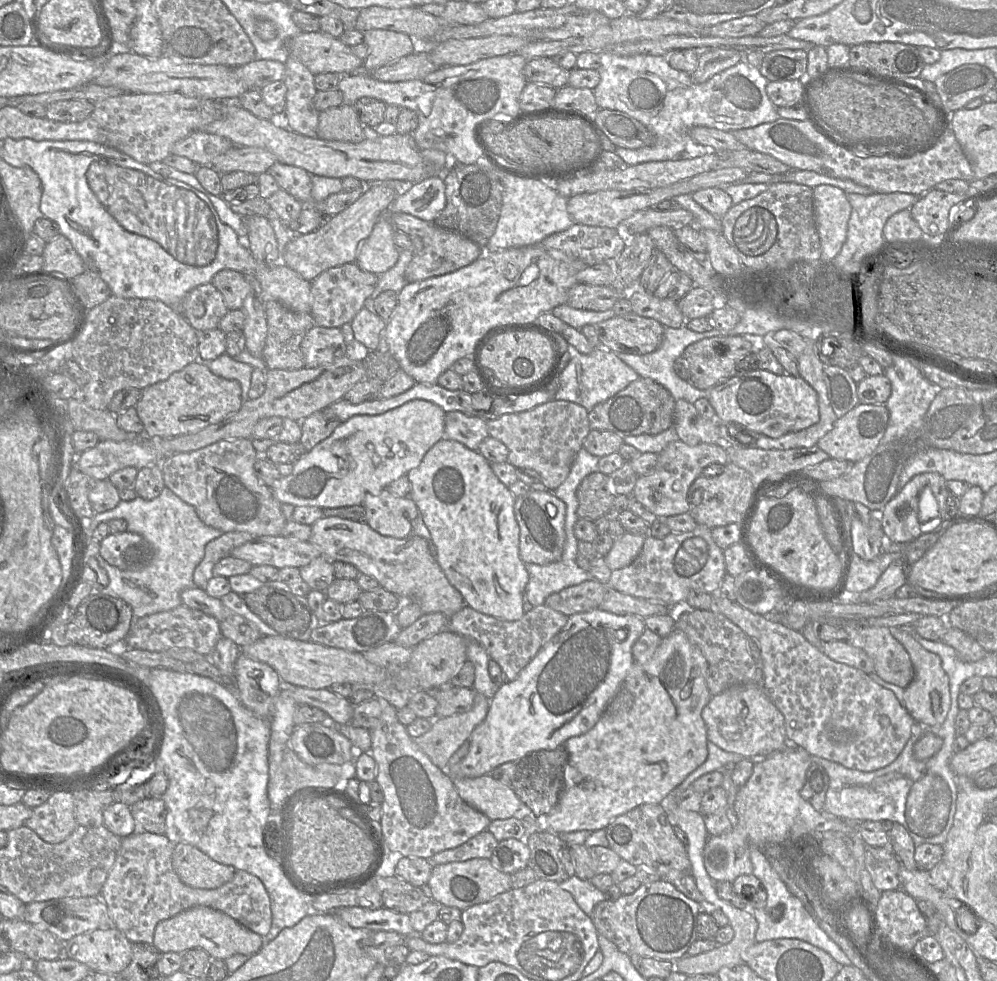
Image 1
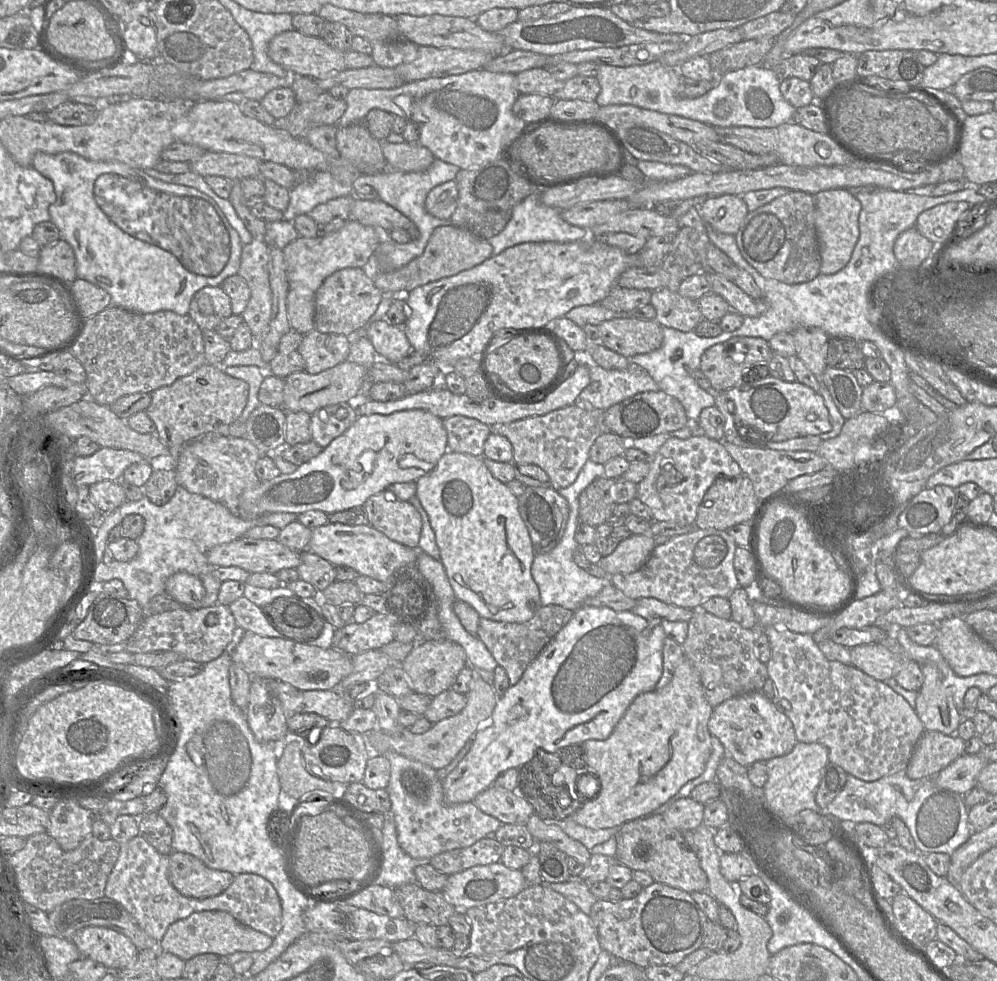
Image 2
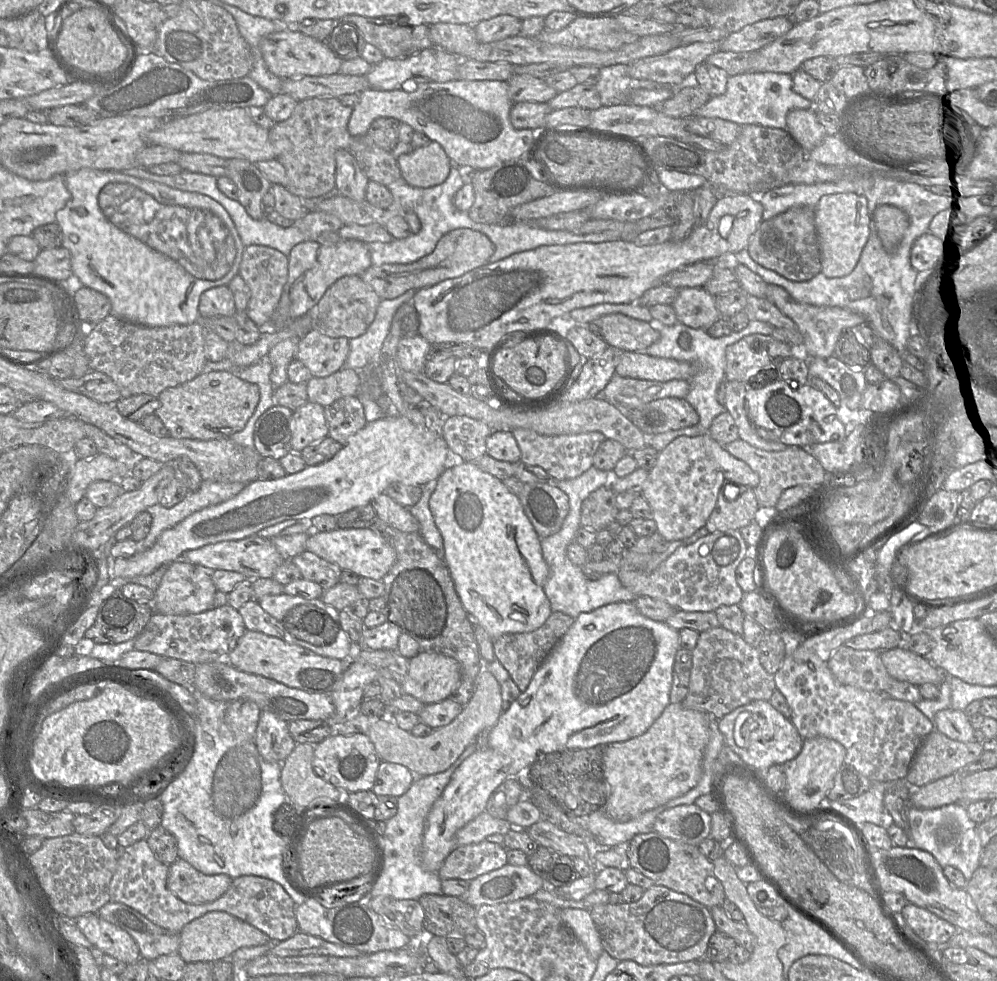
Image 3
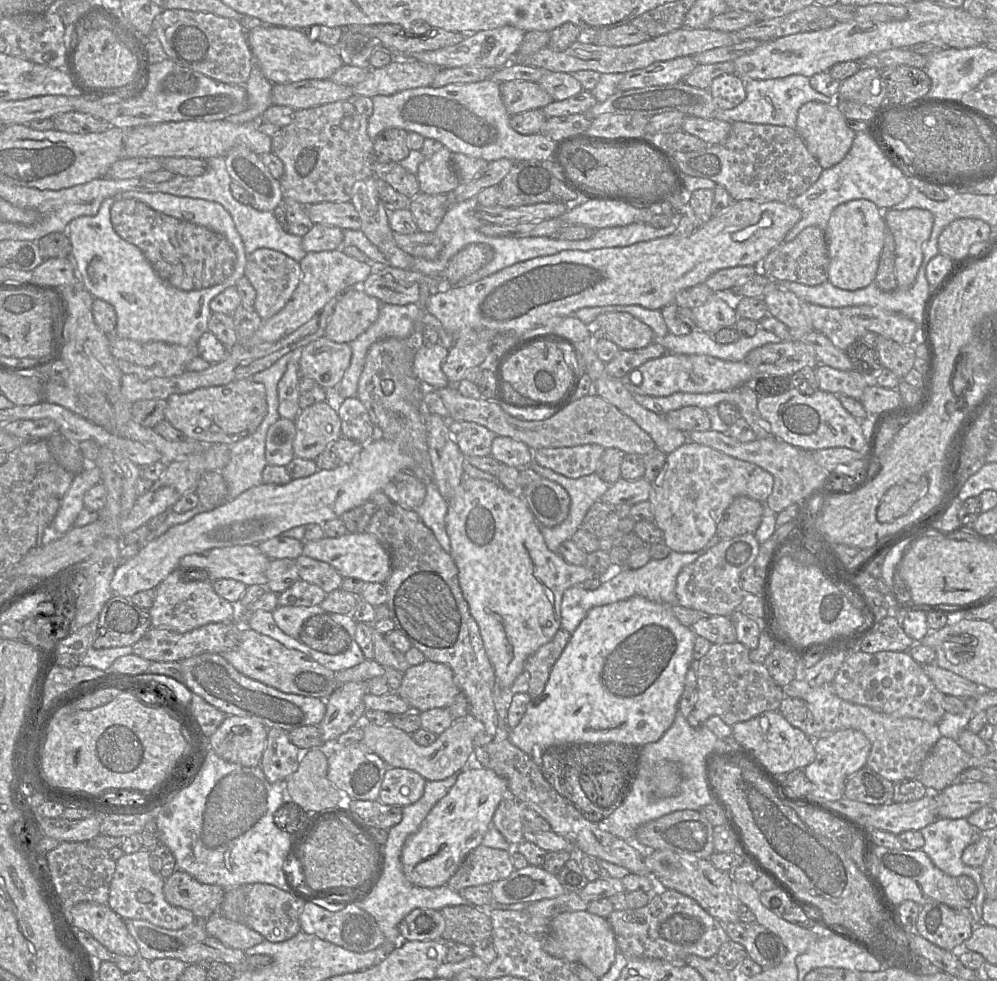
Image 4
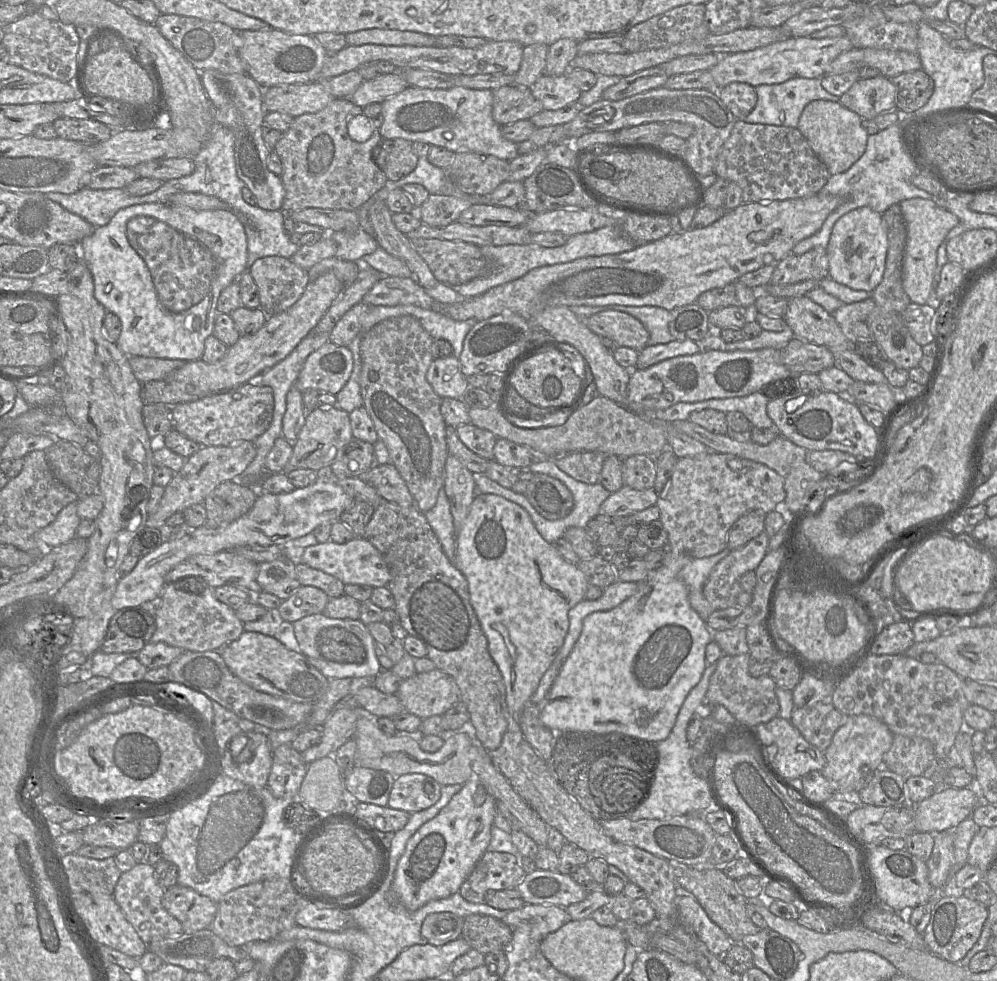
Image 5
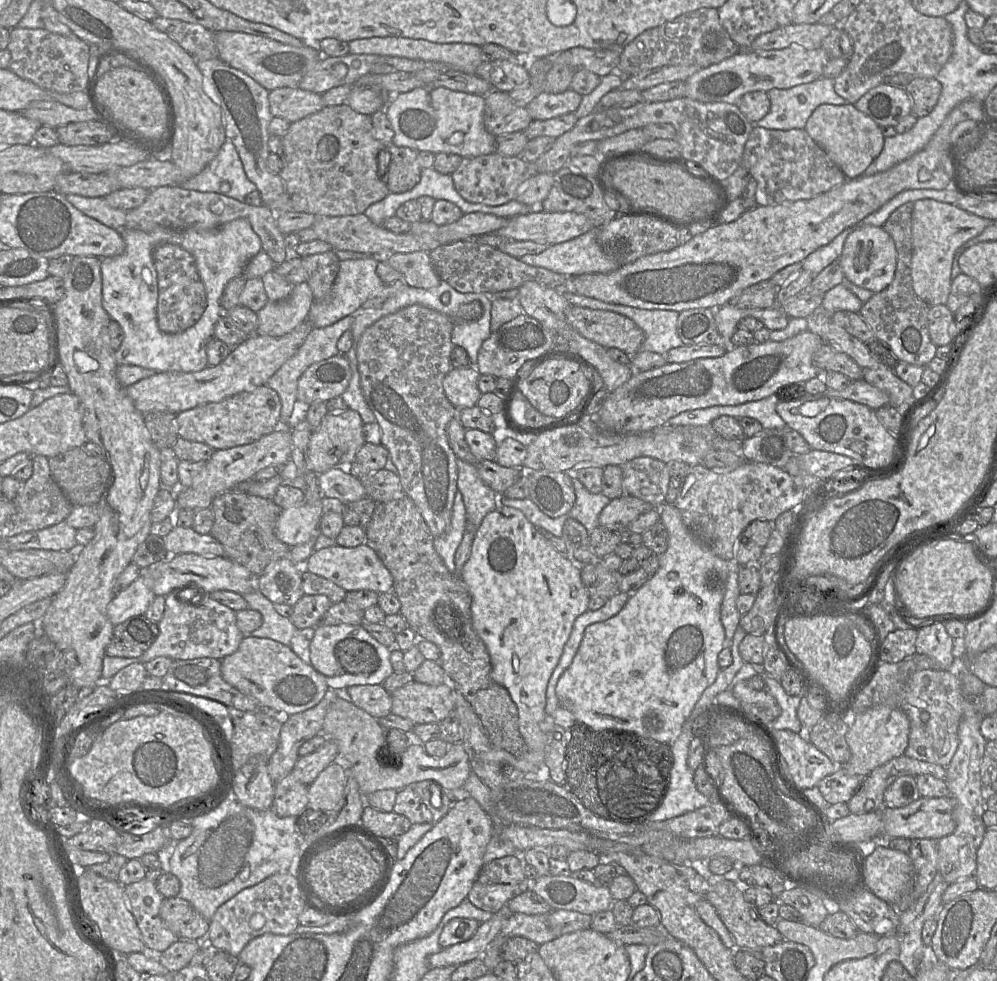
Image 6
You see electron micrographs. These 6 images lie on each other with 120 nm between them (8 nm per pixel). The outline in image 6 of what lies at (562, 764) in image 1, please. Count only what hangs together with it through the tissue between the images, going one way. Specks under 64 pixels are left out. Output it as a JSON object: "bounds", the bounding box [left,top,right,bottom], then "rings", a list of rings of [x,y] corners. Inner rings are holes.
{"bounds":[564,722,674,823],"rings":[[[576,722],[569,728],[570,738],[565,748],[564,771],[566,787],[594,814],[619,823],[658,822],[648,819],[666,794],[674,756],[668,743],[642,737],[636,733],[618,730],[596,730]]]}

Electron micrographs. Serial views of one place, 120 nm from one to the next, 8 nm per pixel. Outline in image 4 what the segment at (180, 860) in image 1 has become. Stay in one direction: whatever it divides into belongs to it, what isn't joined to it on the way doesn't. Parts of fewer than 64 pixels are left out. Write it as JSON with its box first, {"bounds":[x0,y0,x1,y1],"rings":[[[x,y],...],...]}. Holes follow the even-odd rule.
{"bounds":[163,869,225,920],"rings":[[[179,869],[165,880],[163,892],[168,903],[190,910],[198,920],[217,912],[225,895],[223,887],[201,883]]]}

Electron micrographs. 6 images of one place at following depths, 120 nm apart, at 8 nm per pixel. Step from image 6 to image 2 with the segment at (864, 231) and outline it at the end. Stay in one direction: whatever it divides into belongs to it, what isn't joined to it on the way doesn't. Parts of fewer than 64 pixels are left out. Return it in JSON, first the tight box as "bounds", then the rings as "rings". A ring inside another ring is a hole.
{"bounds":[815,189,860,275],"rings":[[[846,189],[820,191],[815,196],[815,226],[820,245],[820,273],[832,275],[849,262],[859,238],[860,201]]]}

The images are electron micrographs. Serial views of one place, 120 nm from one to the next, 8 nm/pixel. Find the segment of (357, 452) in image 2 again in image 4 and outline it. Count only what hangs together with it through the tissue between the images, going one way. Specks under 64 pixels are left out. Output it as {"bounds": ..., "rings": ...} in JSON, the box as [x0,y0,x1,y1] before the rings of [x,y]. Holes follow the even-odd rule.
{"bounds":[111,440,414,597],"rings":[[[371,440],[363,444],[363,449],[354,460],[333,470],[318,470],[315,474],[295,479],[285,485],[264,484],[250,488],[230,502],[212,510],[197,514],[186,523],[171,527],[163,535],[140,546],[138,553],[127,562],[120,564],[111,580],[112,594],[129,597],[139,591],[155,589],[173,570],[179,567],[182,557],[202,553],[213,548],[236,545],[257,545],[297,526],[323,524],[338,519],[344,513],[369,501],[370,497],[384,487],[402,471],[412,471],[414,460],[399,445],[385,440]]]}

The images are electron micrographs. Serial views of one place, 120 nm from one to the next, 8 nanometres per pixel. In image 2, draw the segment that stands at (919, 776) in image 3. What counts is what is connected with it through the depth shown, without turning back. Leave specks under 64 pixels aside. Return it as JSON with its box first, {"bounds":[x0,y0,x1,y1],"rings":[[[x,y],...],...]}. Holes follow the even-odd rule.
{"bounds":[906,731,965,779],"rings":[[[925,731],[917,742],[906,768],[910,779],[935,777],[965,754],[965,741],[938,731]]]}

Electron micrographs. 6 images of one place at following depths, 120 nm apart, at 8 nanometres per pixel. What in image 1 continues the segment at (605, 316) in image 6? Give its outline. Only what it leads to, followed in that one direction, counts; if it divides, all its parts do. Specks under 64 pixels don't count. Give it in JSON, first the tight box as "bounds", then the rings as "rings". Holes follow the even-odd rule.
{"bounds":[594,313,664,355],"rings":[[[635,313],[616,315],[594,327],[603,348],[615,352],[645,355],[657,350],[664,340],[661,323]]]}

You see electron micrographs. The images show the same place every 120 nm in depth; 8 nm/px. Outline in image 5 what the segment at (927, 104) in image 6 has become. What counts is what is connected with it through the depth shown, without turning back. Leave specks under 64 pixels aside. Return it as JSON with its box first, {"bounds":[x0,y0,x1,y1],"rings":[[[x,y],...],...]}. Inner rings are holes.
{"bounds":[891,70,934,115],"rings":[[[923,70],[899,74],[891,79],[896,87],[896,110],[909,115],[926,105],[934,92],[934,82]]]}

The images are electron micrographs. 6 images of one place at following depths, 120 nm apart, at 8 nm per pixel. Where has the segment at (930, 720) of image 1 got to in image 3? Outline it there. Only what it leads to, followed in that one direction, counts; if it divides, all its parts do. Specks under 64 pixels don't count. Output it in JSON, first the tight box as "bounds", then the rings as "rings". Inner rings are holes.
{"bounds":[934,709,975,742],"rings":[[[944,709],[934,716],[935,730],[959,742],[975,741],[974,731],[969,718],[963,711],[956,709]]]}

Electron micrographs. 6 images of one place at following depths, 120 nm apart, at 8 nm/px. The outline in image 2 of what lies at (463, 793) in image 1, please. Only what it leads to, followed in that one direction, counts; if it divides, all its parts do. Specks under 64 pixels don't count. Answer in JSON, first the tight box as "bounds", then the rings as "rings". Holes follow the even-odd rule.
{"bounds":[472,785,535,825],"rings":[[[495,785],[479,793],[472,803],[502,823],[526,825],[535,813],[533,806],[521,795]]]}

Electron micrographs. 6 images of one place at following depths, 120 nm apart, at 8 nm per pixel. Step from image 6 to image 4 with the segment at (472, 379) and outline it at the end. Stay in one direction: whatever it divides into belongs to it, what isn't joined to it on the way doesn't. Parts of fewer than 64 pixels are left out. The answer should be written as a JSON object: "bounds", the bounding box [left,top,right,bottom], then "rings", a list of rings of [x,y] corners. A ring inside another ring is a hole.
{"bounds":[413,343,450,390],"rings":[[[438,343],[431,346],[423,345],[417,349],[413,372],[415,376],[430,390],[438,390],[450,386],[447,376],[442,371],[449,351]]]}

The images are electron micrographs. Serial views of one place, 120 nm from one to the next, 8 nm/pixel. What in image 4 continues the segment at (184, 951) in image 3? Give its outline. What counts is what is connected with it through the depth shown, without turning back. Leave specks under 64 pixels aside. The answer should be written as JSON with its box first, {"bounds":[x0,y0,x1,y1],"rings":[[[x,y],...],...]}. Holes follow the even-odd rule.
{"bounds":[203,910,265,951],"rings":[[[218,910],[203,921],[203,926],[209,935],[217,938],[225,946],[242,951],[265,940],[260,933],[245,924],[225,918]]]}

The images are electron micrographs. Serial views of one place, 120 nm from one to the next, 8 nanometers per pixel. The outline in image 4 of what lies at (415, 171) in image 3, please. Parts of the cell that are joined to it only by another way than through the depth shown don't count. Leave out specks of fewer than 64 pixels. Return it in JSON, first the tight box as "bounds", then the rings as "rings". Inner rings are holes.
{"bounds":[416,146,460,194],"rings":[[[444,146],[420,163],[416,173],[420,193],[444,194],[456,189],[460,180],[451,157],[452,152]]]}

